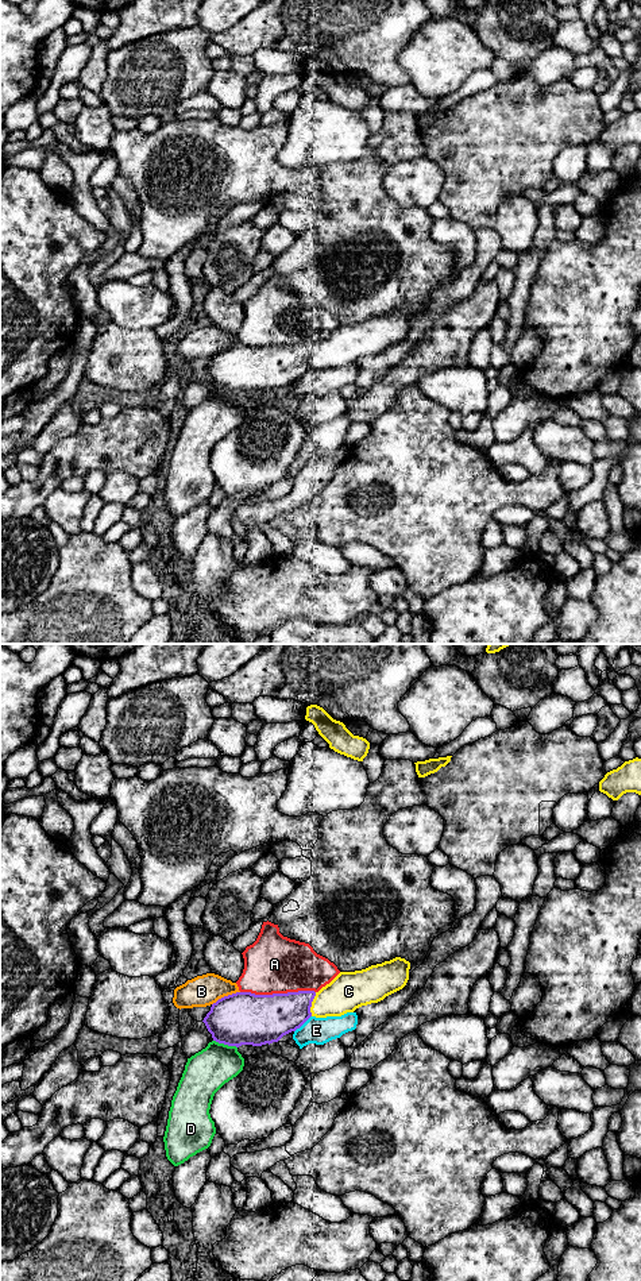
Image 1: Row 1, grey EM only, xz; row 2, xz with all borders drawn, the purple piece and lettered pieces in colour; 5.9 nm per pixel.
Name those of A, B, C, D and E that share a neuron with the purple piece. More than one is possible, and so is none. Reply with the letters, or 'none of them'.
C

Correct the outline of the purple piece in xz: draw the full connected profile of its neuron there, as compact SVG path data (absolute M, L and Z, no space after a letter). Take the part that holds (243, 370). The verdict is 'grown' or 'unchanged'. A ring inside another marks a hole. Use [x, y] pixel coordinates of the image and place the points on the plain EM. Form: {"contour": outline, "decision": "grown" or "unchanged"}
{"contour": "M395 309L362 323L340 324L318 344L236 344L213 355L202 374L219 396L270 397L300 381L310 369L341 369L383 352L406 337L409 321L409 313Z", "decision": "grown"}

